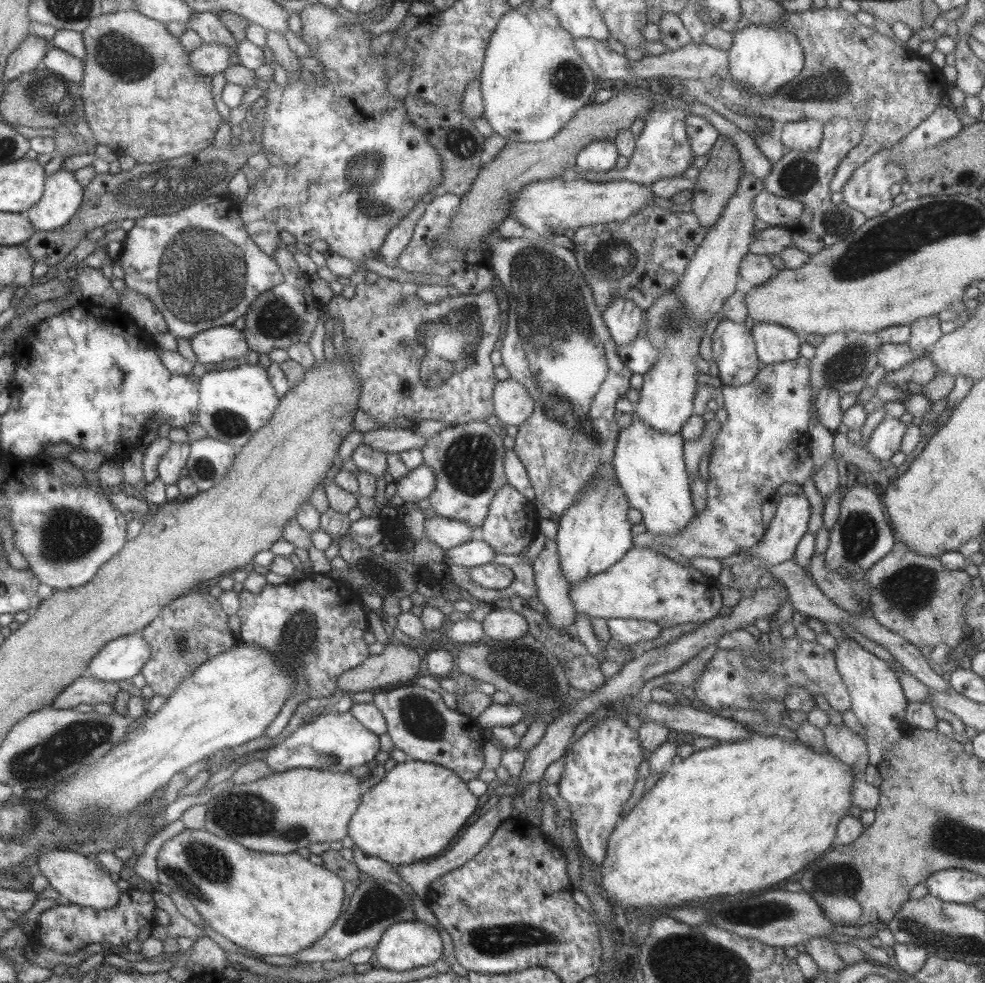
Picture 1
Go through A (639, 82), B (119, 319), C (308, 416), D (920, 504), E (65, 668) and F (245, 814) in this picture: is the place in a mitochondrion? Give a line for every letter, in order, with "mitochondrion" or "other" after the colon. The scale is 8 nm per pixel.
A: other
B: other
C: other
D: other
E: other
F: mitochondrion

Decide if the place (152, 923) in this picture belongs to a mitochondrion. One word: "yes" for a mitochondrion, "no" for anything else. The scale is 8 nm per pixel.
no

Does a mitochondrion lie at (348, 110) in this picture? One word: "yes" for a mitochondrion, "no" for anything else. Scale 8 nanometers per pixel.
no

